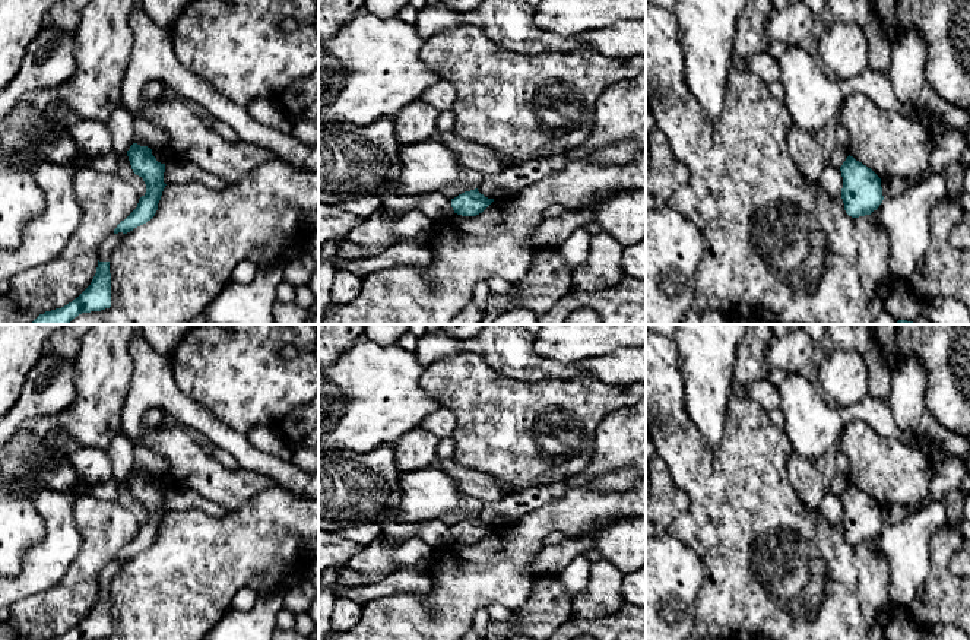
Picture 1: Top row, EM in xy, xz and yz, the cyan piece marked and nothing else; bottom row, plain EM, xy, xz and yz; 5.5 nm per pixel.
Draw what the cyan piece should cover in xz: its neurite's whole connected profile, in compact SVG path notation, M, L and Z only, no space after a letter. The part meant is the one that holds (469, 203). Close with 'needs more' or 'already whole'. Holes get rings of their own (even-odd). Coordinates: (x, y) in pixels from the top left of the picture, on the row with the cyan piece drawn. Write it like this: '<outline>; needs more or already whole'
M475 188L451 199L451 207L457 215L476 216L482 213L492 202L494 199L485 197L478 191L478 188Z; already whole

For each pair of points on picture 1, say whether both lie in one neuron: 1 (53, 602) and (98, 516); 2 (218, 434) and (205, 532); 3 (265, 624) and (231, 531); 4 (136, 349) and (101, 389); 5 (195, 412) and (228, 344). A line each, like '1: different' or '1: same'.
1: same
2: different
3: different
4: different
5: different

